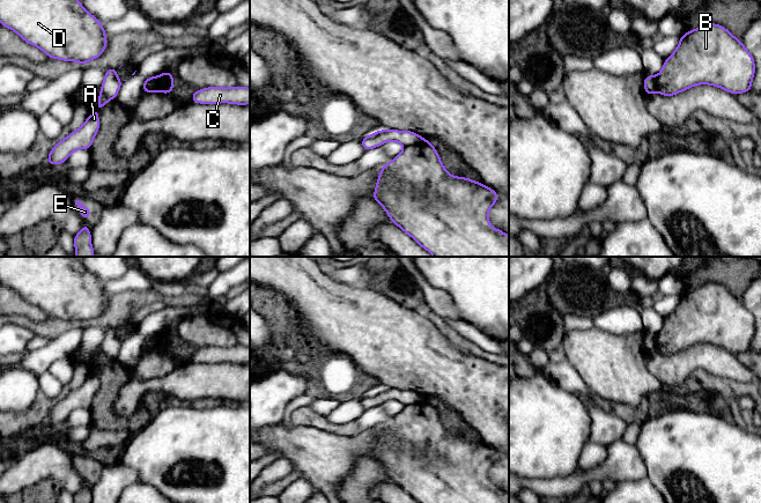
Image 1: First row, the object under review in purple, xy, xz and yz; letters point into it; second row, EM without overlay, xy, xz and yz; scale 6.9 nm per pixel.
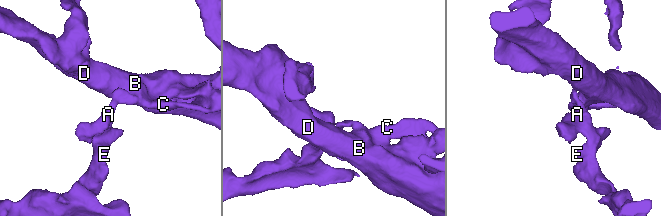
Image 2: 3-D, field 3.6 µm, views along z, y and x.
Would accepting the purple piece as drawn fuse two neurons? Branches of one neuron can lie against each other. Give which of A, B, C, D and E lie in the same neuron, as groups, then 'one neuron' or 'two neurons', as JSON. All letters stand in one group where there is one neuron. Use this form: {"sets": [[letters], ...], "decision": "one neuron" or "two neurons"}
{"sets": [["A", "E"], ["B", "C", "D"]], "decision": "two neurons"}

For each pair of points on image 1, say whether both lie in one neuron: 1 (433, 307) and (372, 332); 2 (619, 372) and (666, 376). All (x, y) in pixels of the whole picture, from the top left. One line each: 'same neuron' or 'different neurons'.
1: different neurons
2: different neurons

